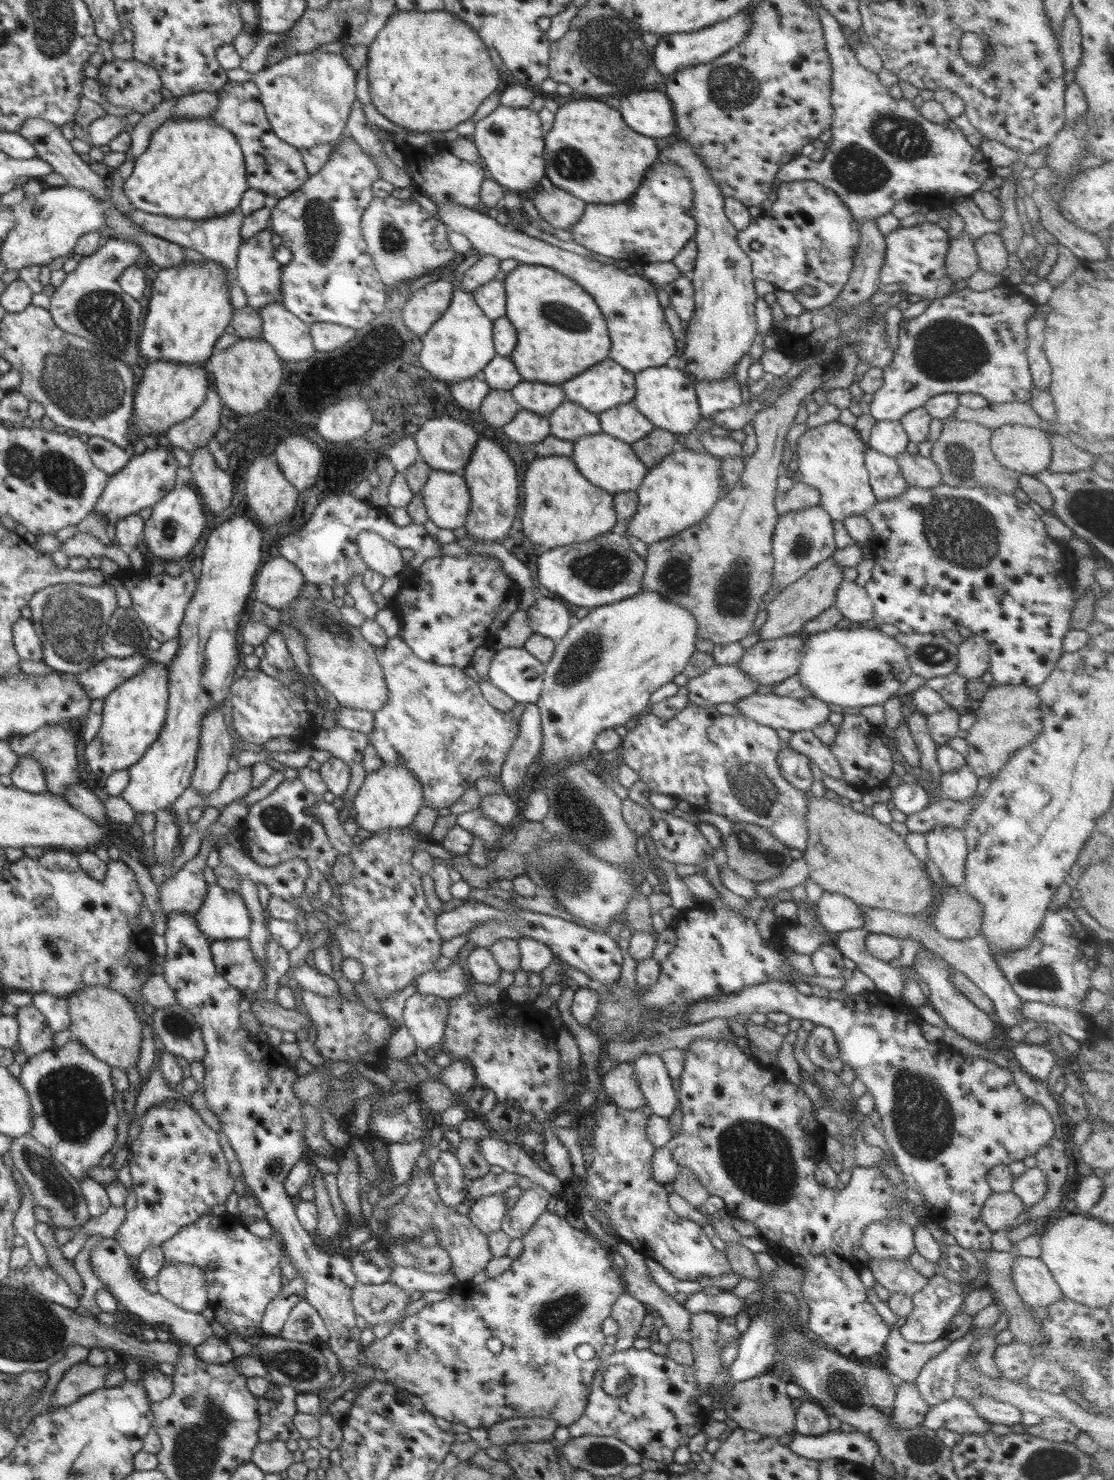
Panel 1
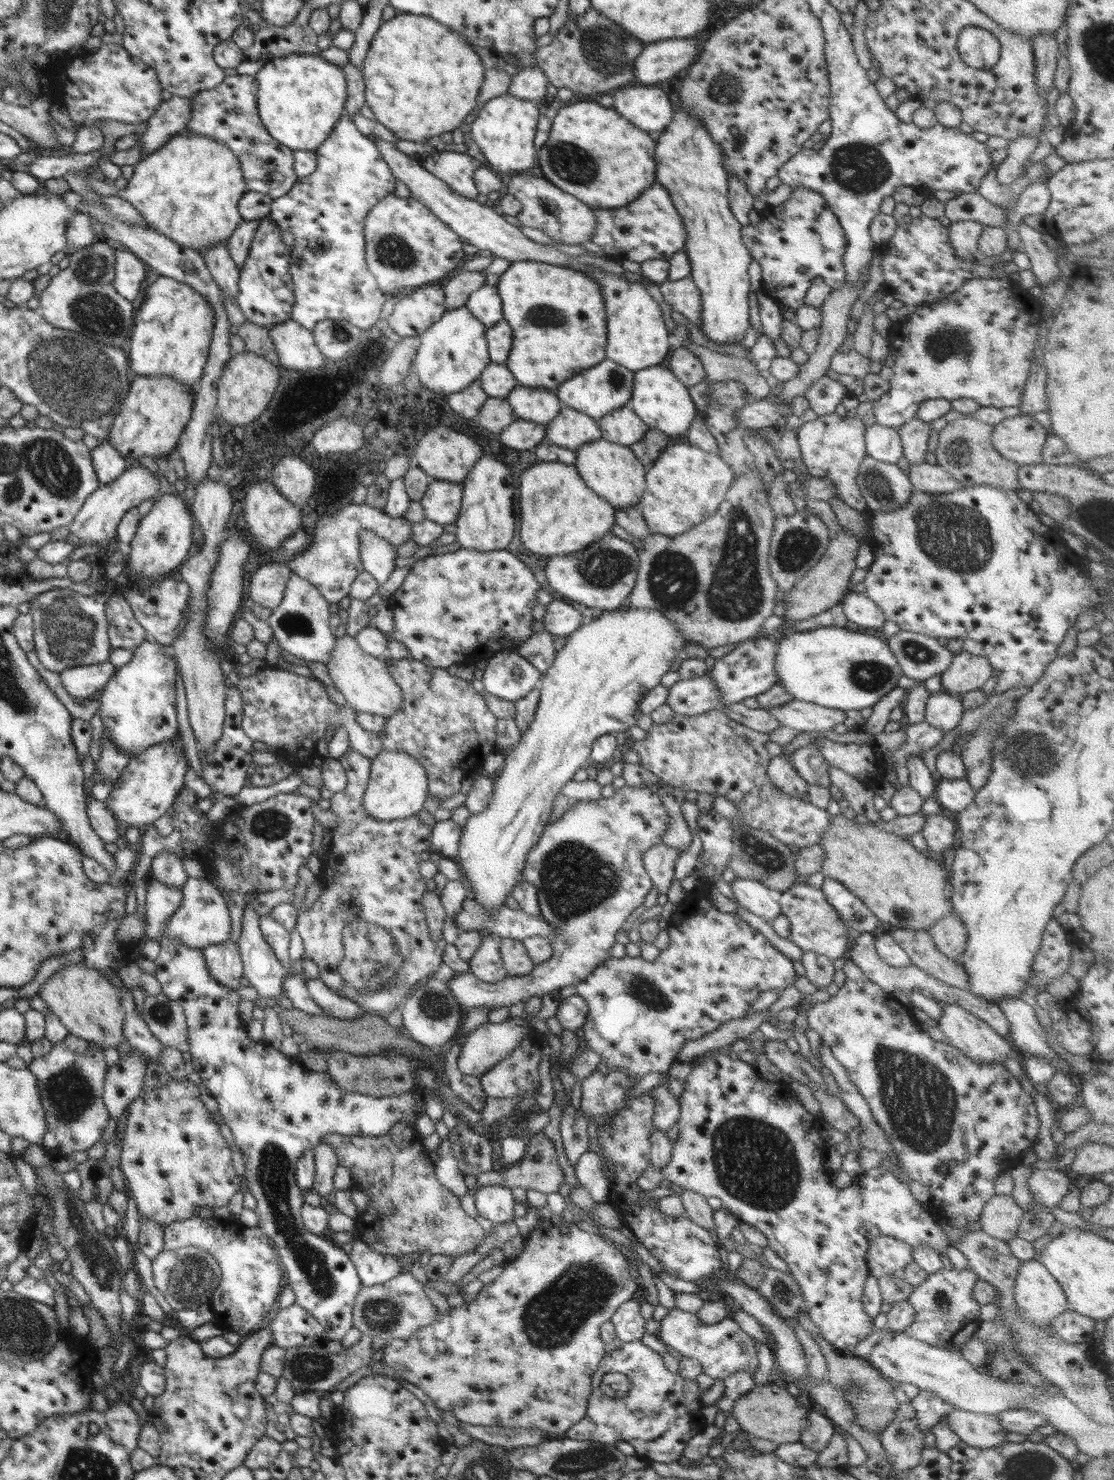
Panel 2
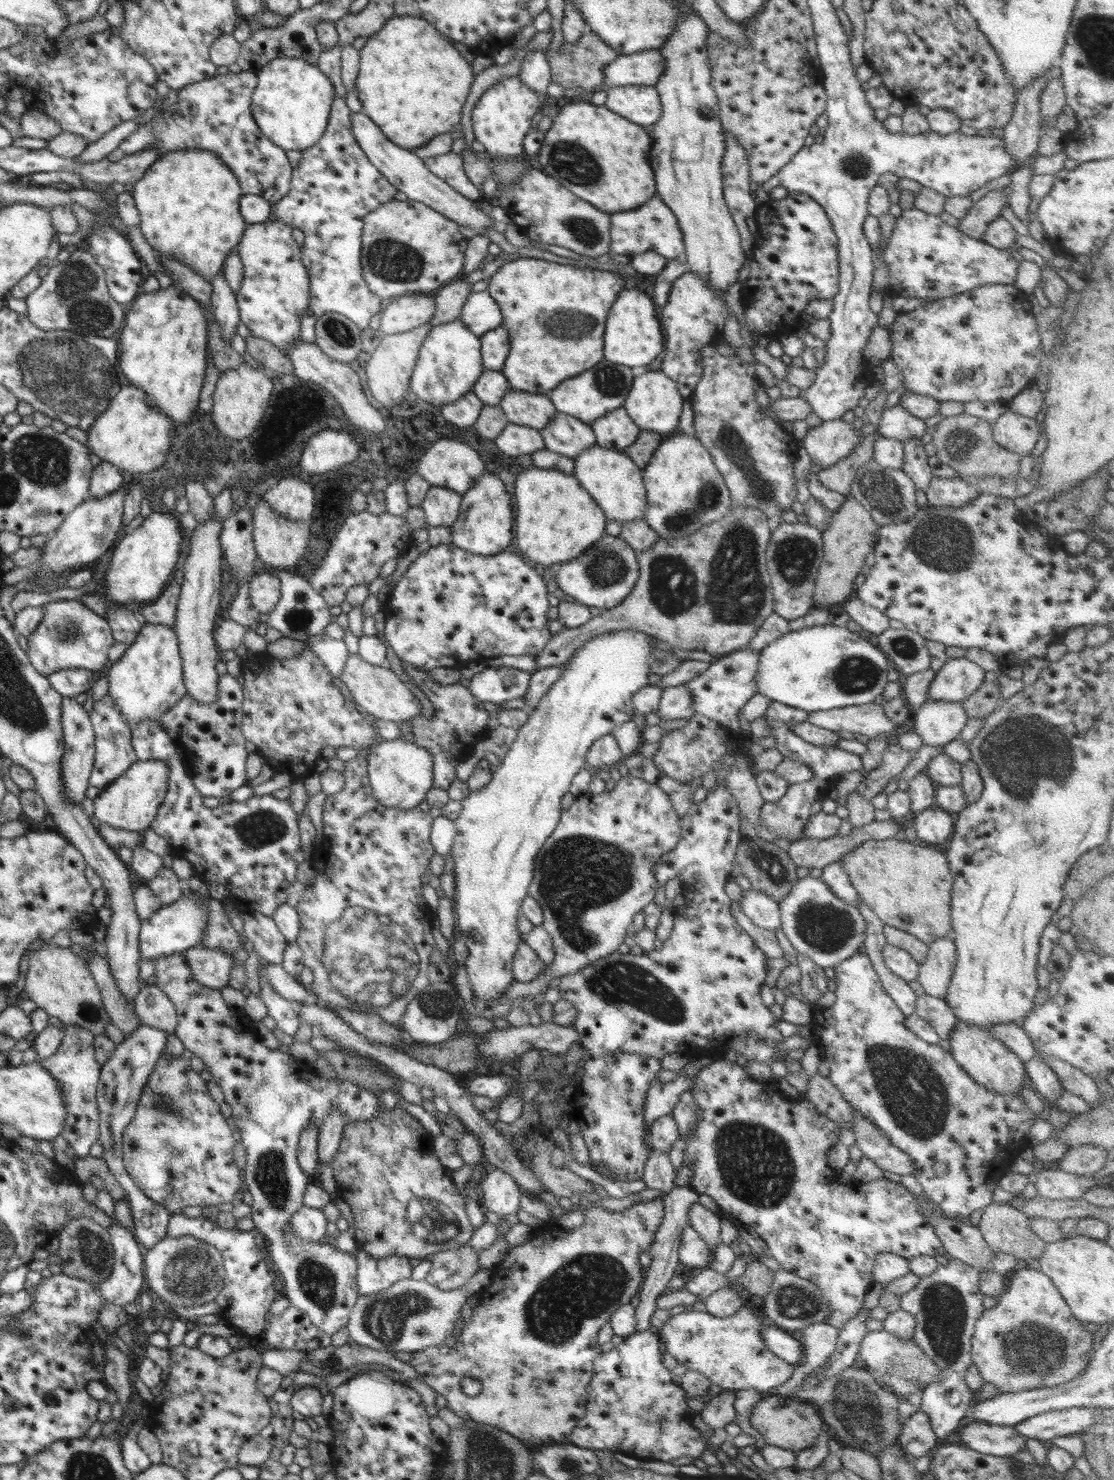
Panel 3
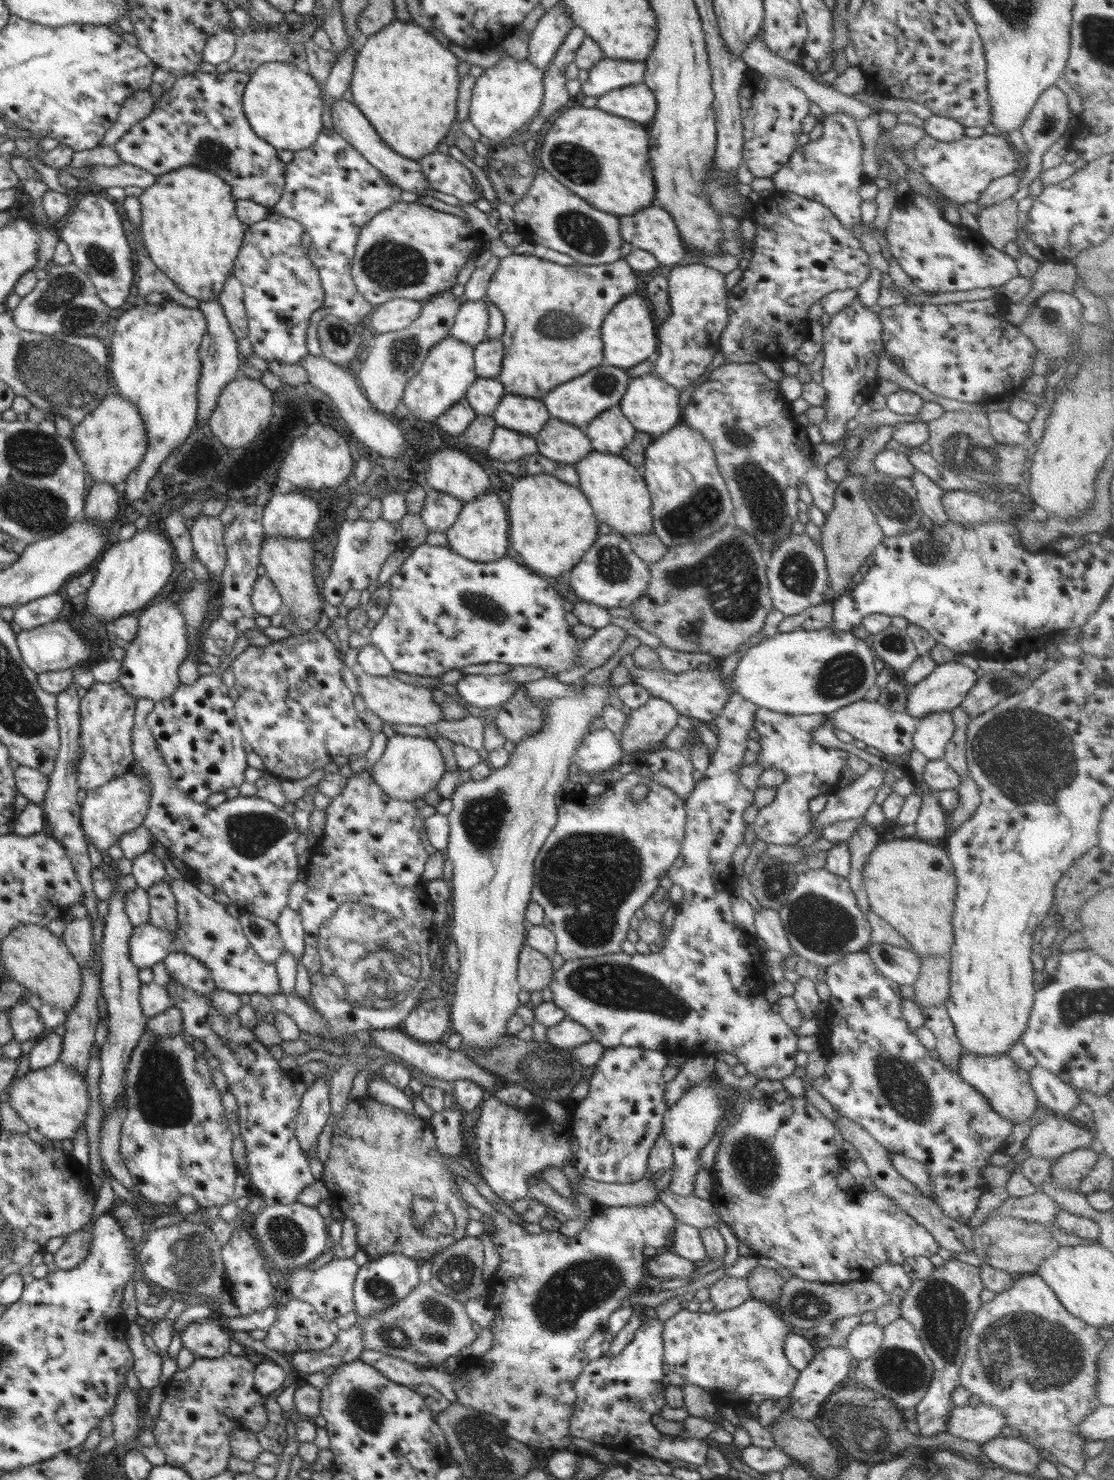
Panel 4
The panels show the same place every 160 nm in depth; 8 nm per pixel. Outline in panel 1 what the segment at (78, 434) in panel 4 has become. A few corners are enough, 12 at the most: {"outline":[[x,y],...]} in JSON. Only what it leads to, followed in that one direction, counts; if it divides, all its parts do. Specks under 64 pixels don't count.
{"outline":[[143,364],[131,426],[165,434],[205,403],[202,365]]}

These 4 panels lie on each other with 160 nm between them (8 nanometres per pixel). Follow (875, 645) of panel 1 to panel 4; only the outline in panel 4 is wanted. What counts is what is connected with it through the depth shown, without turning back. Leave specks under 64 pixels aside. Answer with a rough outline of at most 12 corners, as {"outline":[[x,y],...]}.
{"outline":[[830,627],[778,632],[732,680],[760,708],[827,715],[877,681],[871,647]]}

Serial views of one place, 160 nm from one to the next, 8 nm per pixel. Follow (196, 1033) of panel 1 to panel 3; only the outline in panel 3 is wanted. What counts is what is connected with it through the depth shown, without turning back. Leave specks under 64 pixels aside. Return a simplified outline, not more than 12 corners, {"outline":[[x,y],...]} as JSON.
{"outline":[[155,984],[134,999],[141,1025],[174,1035],[176,1012]]}

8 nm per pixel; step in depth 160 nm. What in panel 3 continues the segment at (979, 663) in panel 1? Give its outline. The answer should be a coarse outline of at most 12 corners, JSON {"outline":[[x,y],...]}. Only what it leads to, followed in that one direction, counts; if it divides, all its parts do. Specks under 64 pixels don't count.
{"outline":[[965,657],[935,673],[929,700],[962,702],[985,672]]}

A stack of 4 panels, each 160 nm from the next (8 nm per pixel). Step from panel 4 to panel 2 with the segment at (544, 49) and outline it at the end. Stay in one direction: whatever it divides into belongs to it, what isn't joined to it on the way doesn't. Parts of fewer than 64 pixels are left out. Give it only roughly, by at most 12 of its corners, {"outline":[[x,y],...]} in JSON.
{"outline":[[538,64],[520,69],[507,92],[520,100],[547,99],[548,78]]}

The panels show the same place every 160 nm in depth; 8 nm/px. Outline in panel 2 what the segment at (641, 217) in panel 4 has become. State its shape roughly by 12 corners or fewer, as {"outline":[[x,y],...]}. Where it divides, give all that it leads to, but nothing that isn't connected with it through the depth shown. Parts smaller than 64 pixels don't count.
{"outline":[[658,182],[615,209],[592,208],[591,241],[644,262],[685,248],[687,232]]}

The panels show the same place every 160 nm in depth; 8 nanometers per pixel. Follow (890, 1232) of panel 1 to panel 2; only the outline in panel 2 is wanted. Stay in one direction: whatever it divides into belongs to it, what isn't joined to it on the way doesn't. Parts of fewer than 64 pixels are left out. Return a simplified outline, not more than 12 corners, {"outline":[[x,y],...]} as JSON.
{"outline":[[873,1238],[865,1259],[876,1280],[901,1273],[913,1248],[897,1238]]}

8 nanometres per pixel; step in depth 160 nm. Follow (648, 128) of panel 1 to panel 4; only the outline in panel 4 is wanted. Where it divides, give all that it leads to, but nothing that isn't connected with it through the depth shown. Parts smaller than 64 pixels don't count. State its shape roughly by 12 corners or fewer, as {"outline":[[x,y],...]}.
{"outline":[[644,83],[611,90],[595,108],[648,123],[654,93]]}

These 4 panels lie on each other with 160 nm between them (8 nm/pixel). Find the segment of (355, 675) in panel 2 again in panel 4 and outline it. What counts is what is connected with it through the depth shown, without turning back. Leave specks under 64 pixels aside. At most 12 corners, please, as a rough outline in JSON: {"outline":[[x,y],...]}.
{"outline":[[356,672],[365,705],[394,724],[441,721],[431,688]]}

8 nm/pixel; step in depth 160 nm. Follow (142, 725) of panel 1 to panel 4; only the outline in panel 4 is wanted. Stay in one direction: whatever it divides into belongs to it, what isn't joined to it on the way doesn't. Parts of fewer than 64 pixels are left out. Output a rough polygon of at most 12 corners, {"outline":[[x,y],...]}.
{"outline":[[178,604],[136,616],[117,681],[135,699],[176,692],[189,651]]}

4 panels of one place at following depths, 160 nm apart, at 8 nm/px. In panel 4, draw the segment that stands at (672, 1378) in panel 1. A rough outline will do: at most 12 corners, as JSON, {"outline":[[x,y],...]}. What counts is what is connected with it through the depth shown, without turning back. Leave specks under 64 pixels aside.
{"outline":[[664,1321],[575,1382],[573,1438],[624,1455],[706,1463],[699,1438],[662,1435]]}

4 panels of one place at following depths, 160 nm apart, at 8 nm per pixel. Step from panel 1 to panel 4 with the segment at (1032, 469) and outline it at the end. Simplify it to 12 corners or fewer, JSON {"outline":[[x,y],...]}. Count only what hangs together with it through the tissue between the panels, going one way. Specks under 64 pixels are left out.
{"outline":[[1008,411],[987,413],[991,435],[1028,445],[1029,428]]}

